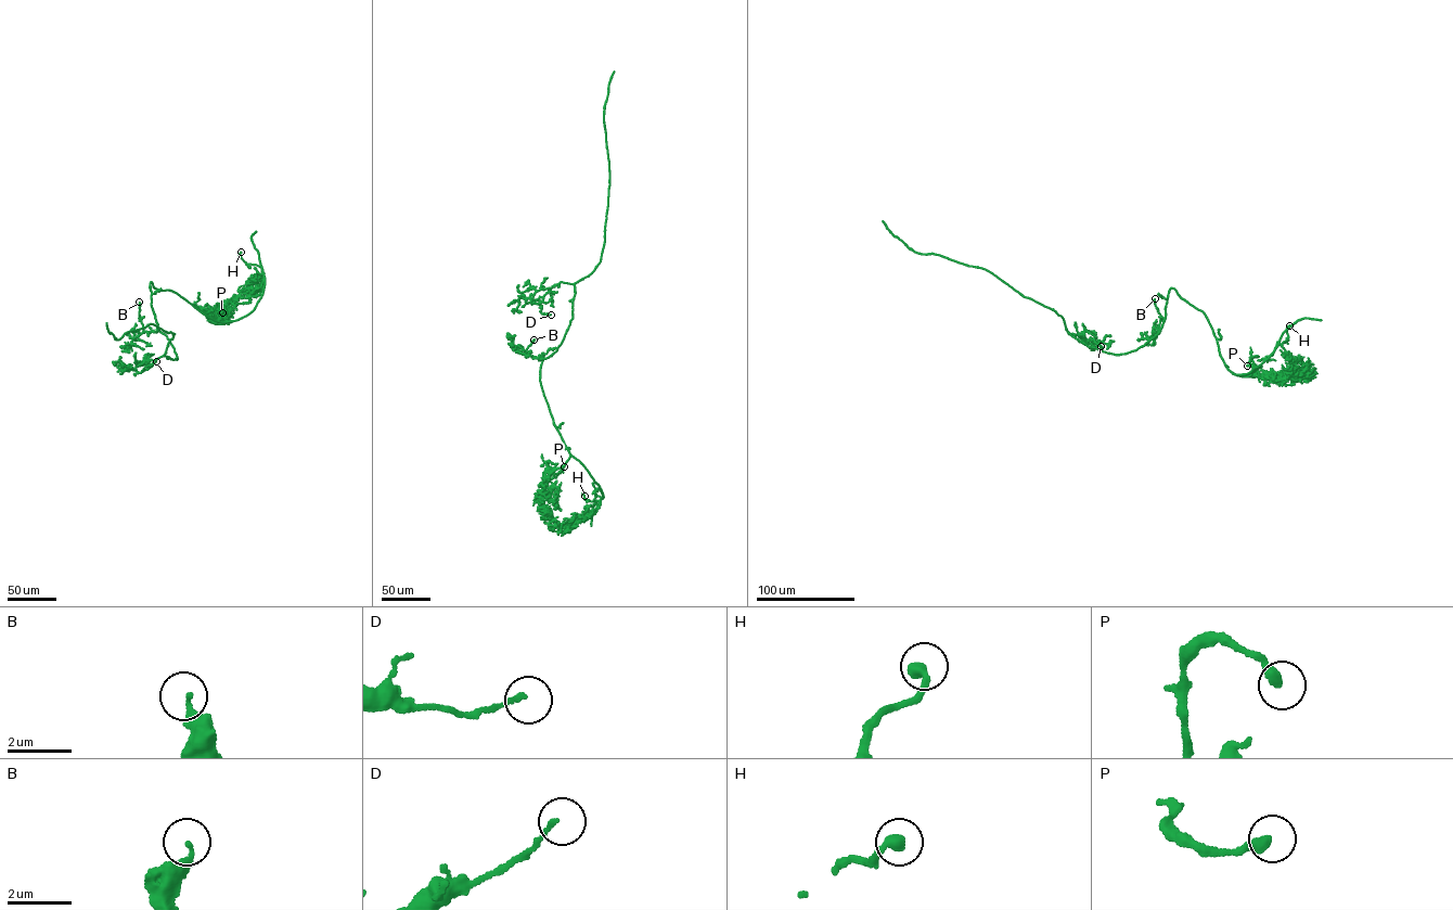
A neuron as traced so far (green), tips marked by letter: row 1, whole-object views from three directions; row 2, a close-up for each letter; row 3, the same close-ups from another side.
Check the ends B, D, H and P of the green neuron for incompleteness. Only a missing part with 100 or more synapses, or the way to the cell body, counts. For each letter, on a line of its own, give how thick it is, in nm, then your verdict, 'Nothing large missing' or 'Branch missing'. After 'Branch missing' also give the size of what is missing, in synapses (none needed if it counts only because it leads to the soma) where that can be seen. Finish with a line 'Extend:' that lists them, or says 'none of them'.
B: Thickness 200 nm. Nothing large missing
D: Thickness 140 nm. Nothing large missing
H: Thickness 360 nm. Nothing large missing
P: Thickness 340 nm. Nothing large missing
Extend: none of them

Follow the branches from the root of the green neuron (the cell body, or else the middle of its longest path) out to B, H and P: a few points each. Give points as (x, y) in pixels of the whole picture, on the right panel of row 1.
B: (1153, 337), (1158, 333), (1160, 317), (1155, 298)
H: (1153, 337), (1162, 327), (1171, 287), (1205, 313), (1221, 357), (1234, 374), (1258, 367), (1287, 340), (1289, 325)
P: (1153, 337), (1162, 327), (1169, 290), (1173, 289), (1205, 313), (1228, 369), (1247, 376), (1257, 368), (1247, 366)

